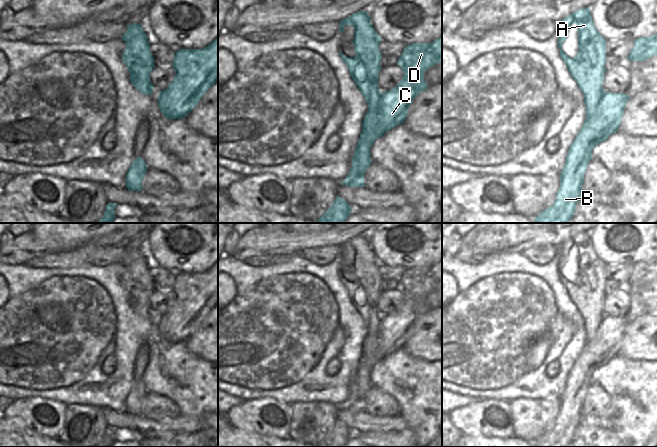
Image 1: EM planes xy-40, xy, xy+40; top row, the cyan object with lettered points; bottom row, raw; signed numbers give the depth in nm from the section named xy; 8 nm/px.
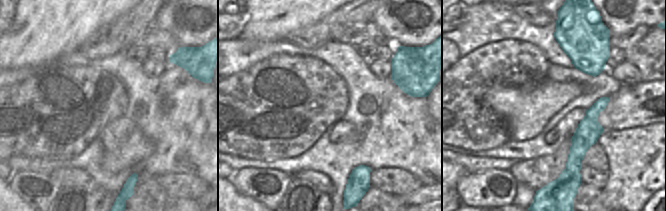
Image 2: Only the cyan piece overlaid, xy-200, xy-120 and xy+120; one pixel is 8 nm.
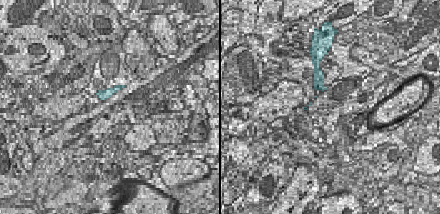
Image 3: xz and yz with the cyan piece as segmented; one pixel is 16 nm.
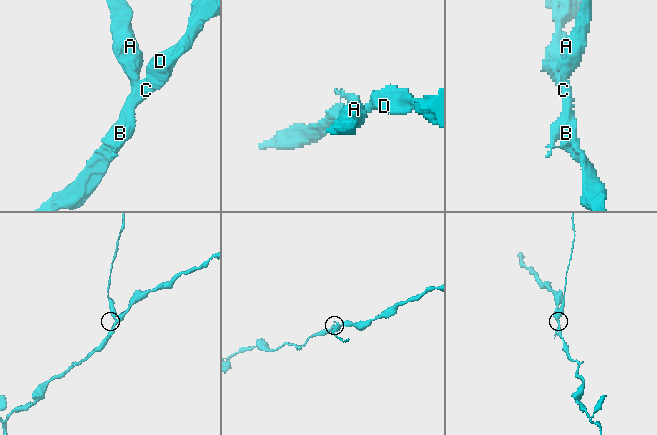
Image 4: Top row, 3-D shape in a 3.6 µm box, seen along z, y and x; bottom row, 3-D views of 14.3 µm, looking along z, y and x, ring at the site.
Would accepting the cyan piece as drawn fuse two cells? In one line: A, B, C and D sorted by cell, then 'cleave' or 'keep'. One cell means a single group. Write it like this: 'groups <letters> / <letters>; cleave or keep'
groups A / B C D; cleave

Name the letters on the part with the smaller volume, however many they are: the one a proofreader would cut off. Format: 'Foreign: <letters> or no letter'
Foreign: A

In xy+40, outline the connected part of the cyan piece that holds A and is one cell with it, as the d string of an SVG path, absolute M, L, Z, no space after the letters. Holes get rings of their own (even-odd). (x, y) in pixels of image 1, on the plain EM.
M590 231L579 233L562 243L559 252L560 260L558 262L558 272L560 274L560 280L566 288L572 302L584 318L586 341L591 341L598 332L605 317L602 308L604 306L604 298L607 295L604 290L606 286L606 264L594 250L590 238ZM573 247L578 250L578 278L574 282L571 282L562 274L562 268L566 264L568 250Z

